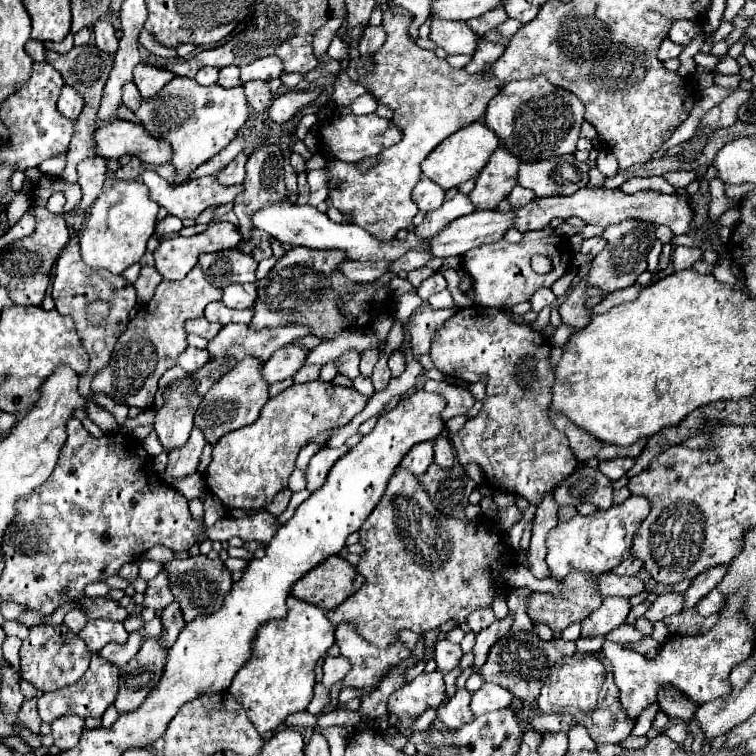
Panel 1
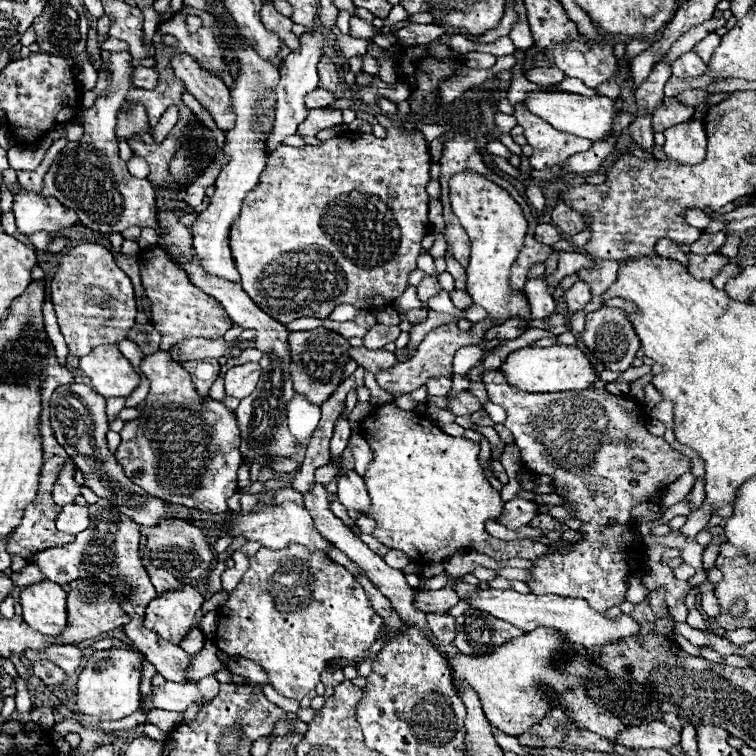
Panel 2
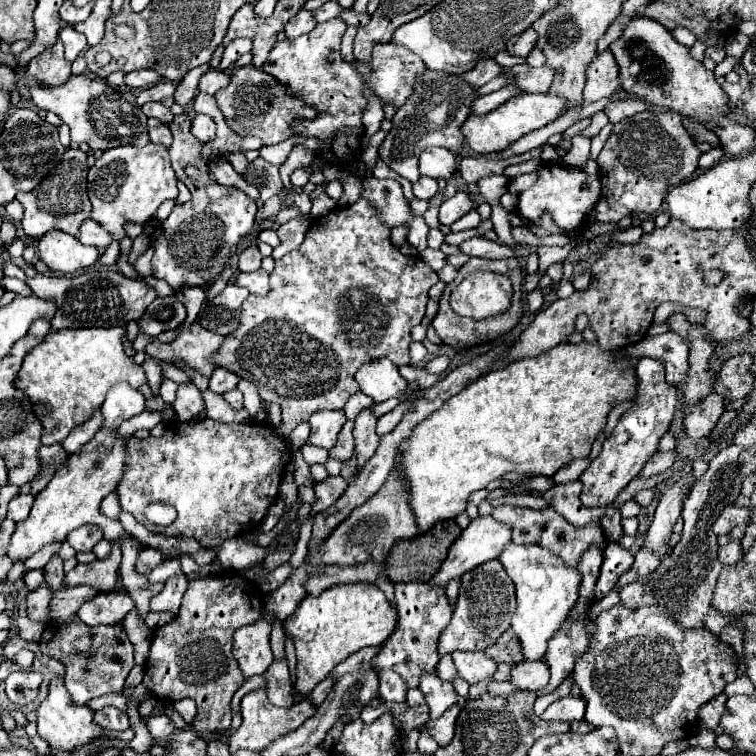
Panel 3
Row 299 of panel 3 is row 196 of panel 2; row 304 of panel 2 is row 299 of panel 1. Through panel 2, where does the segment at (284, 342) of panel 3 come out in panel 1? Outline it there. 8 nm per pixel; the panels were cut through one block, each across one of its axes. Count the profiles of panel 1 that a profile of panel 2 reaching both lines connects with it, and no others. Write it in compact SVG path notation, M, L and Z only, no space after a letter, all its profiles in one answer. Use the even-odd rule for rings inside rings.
M302 246L290 248L282 260L274 264L264 280L258 282L258 300L254 304L252 326L260 328L278 328L286 324L306 324L312 328L312 334L332 340L342 334L346 328L372 326L378 314L368 314L368 304L380 304L390 300L390 288L372 288L368 284L352 284L340 274L338 266L346 262L344 252L338 250L310 250ZM348 290L354 290L354 298L338 308L340 296Z

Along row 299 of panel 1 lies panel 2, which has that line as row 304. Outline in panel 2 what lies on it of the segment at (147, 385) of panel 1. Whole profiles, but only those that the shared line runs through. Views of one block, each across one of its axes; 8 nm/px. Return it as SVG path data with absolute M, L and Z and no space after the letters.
M154 246L140 256L140 275L146 290L146 296L152 302L152 324L162 334L164 350L182 338L220 338L232 326L232 320L226 316L222 306L190 284L184 270L180 270L168 254Z

